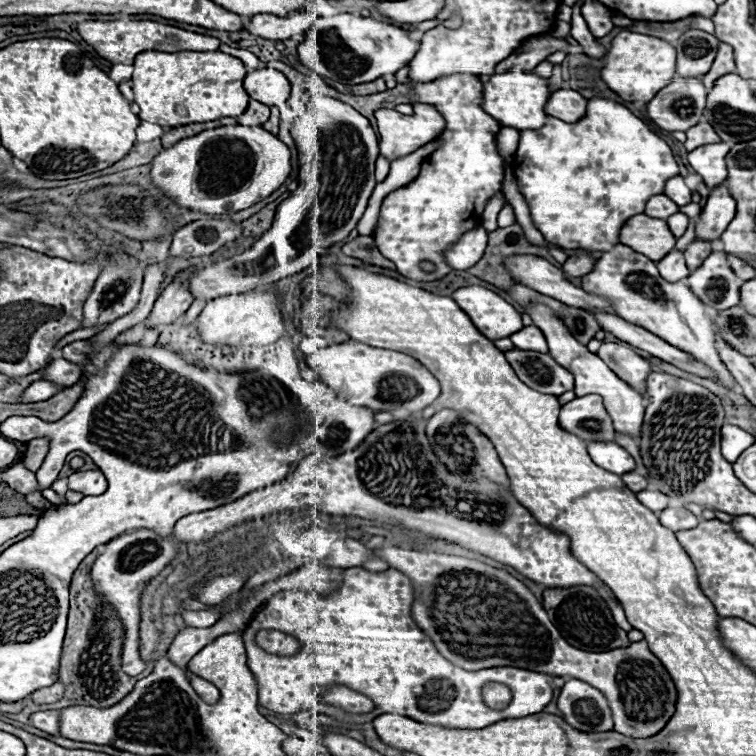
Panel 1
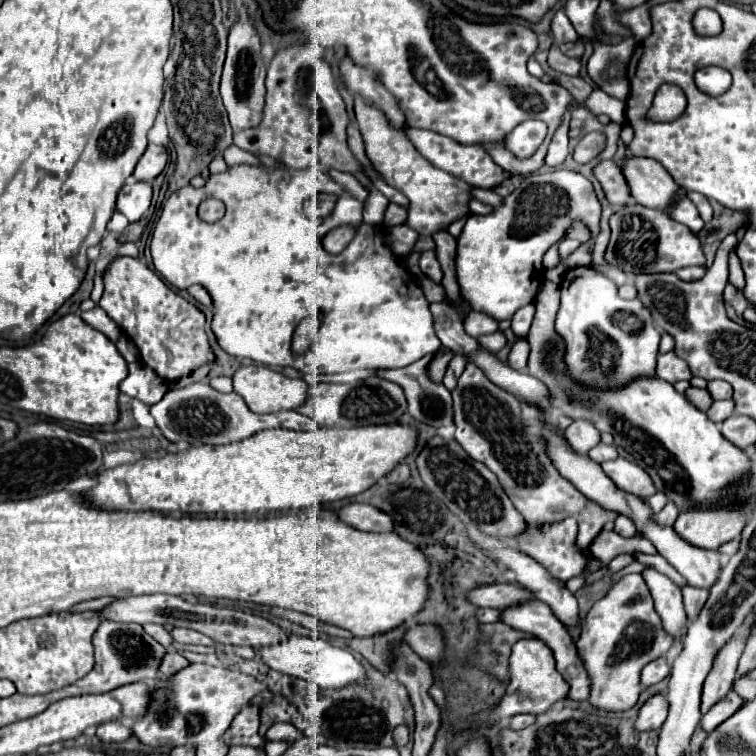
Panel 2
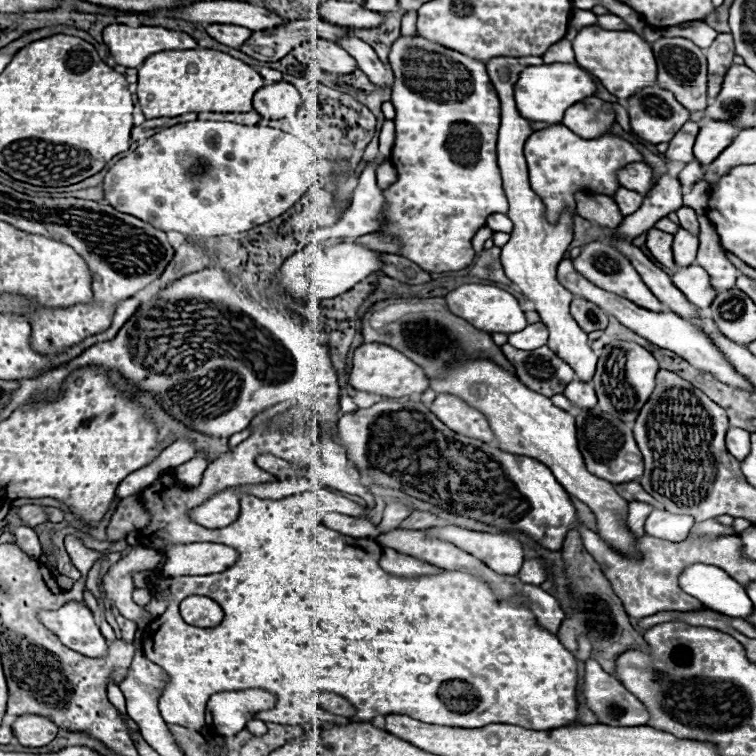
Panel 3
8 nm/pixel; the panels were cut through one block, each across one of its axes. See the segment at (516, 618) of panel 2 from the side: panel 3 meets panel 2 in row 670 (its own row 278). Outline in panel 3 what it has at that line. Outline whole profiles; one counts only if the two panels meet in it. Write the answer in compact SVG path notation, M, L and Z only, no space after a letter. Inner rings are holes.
M564 258L560 262L560 266L558 266L558 280L574 296L588 298L588 302L596 302L596 306L600 306L606 314L614 316L622 326L634 330L636 334L640 334L648 342L656 344L658 348L666 348L666 350L672 350L672 352L680 354L684 360L692 362L692 366L696 366L700 370L708 370L710 374L714 374L716 378L720 378L720 382L728 382L730 386L736 386L736 388L754 388L752 384L748 384L746 378L742 378L736 370L732 370L732 366L718 354L718 350L712 346L712 342L708 340L708 336L702 330L698 330L696 326L692 326L690 322L686 322L684 318L680 318L678 314L674 314L674 312L652 312L652 310L646 310L646 308L636 306L634 302L630 302L630 300L626 300L622 296L616 296L616 294L610 294L610 292L600 290L598 286L594 286L592 282L588 282L582 274L578 274L574 270L570 258Z

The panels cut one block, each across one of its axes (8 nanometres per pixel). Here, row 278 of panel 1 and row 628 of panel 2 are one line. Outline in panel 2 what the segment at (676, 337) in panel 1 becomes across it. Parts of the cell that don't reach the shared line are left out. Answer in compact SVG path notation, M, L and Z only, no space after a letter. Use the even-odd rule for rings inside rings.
M640 574L622 576L586 614L580 640L576 642L578 654L592 678L590 704L604 710L628 710L636 704L642 686L642 668L664 656L672 648L672 636L666 634L660 616L654 610L654 600L644 586Z

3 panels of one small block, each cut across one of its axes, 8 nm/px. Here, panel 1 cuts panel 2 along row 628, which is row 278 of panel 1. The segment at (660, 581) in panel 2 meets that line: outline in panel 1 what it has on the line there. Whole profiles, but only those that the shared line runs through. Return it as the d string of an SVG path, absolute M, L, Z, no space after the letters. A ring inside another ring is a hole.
M672 250L670 254L666 254L656 266L658 266L662 278L666 278L668 282L678 282L690 274L690 270L684 262L684 254L680 250Z

